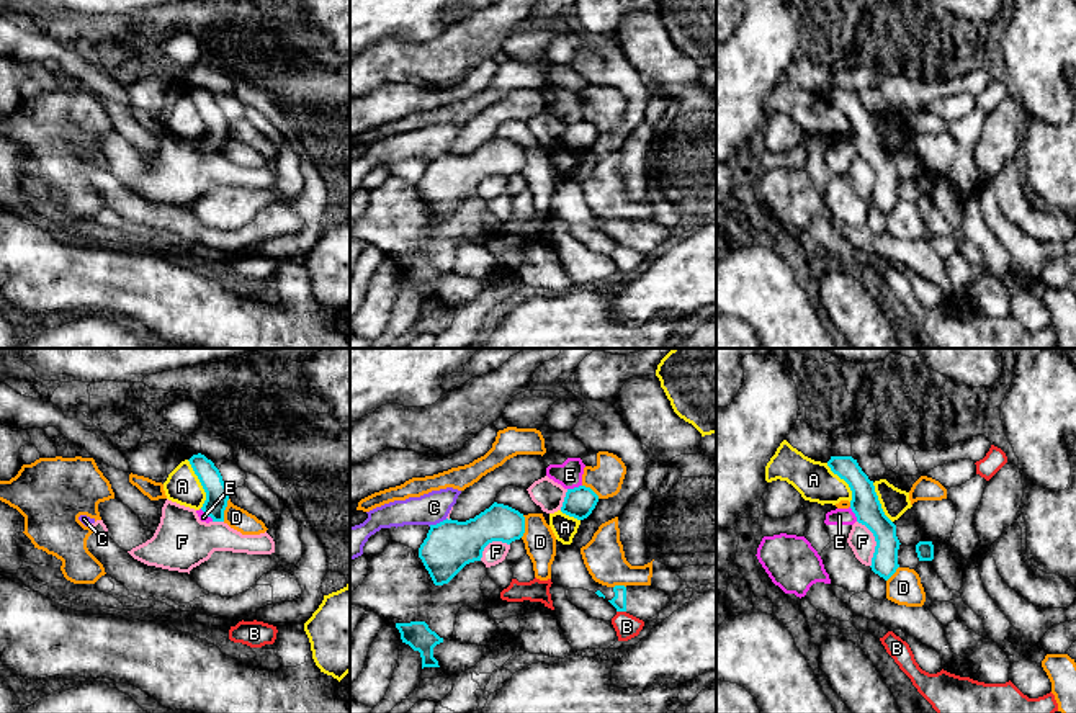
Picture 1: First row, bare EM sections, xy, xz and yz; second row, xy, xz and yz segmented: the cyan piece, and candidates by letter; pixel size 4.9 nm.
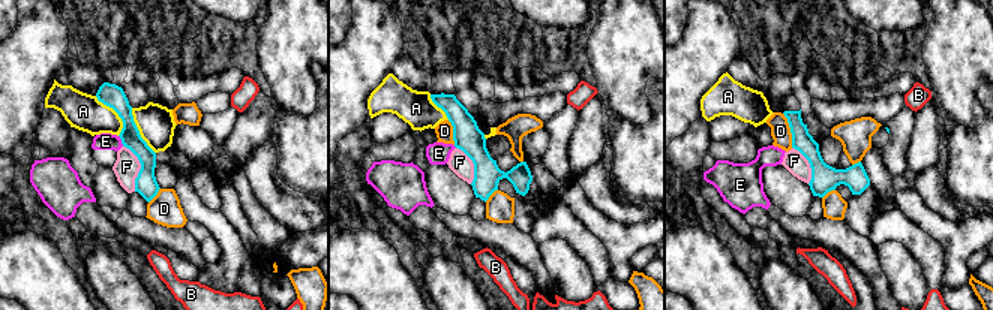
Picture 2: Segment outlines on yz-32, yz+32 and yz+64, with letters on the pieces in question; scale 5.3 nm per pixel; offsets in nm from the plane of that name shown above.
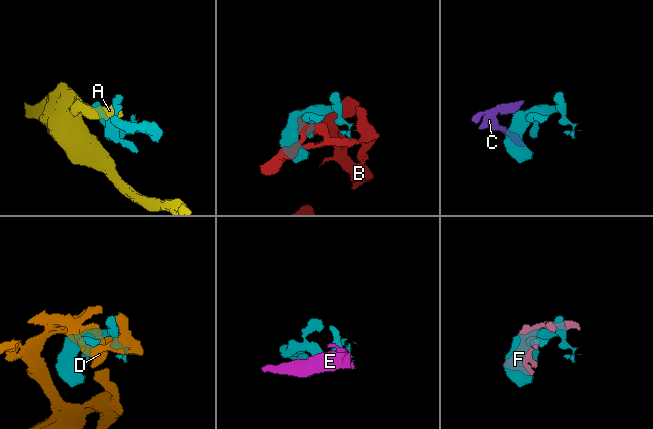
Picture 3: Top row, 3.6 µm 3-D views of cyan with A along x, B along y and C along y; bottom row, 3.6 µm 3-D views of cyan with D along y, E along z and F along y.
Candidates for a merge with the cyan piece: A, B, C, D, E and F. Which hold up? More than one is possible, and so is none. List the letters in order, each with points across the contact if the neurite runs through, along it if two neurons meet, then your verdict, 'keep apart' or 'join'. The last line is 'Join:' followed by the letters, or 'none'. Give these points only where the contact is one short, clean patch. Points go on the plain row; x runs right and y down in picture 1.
A: keep apart
B: keep apart
C: border xz (447, 152), (429, 159); keep apart
D: keep apart
E: border xz (581, 118), (568, 123); keep apart
F: keep apart
Join: none

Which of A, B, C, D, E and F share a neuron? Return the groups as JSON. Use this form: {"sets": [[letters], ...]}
{"sets": [["A"], ["B", "C", "F"], ["D"], ["E"]]}

